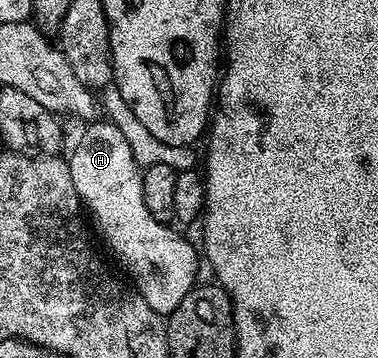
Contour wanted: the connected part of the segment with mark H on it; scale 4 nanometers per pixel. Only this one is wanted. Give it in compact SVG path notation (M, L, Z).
M96 120L85 126L88 127L77 140L72 158L67 159L83 209L90 218L92 213L105 244L128 269L136 293L154 308L154 312L170 315L197 285L197 247L181 231L179 234L171 230L173 227L169 223L150 216L150 208L146 208L146 200L142 200L142 168L134 160L126 136L107 120Z

